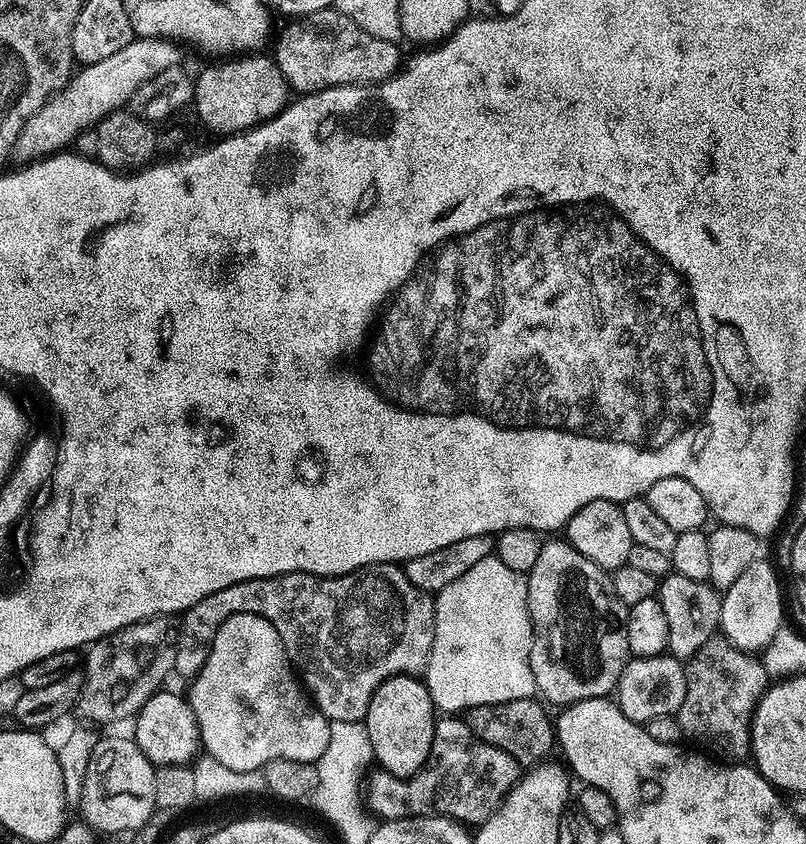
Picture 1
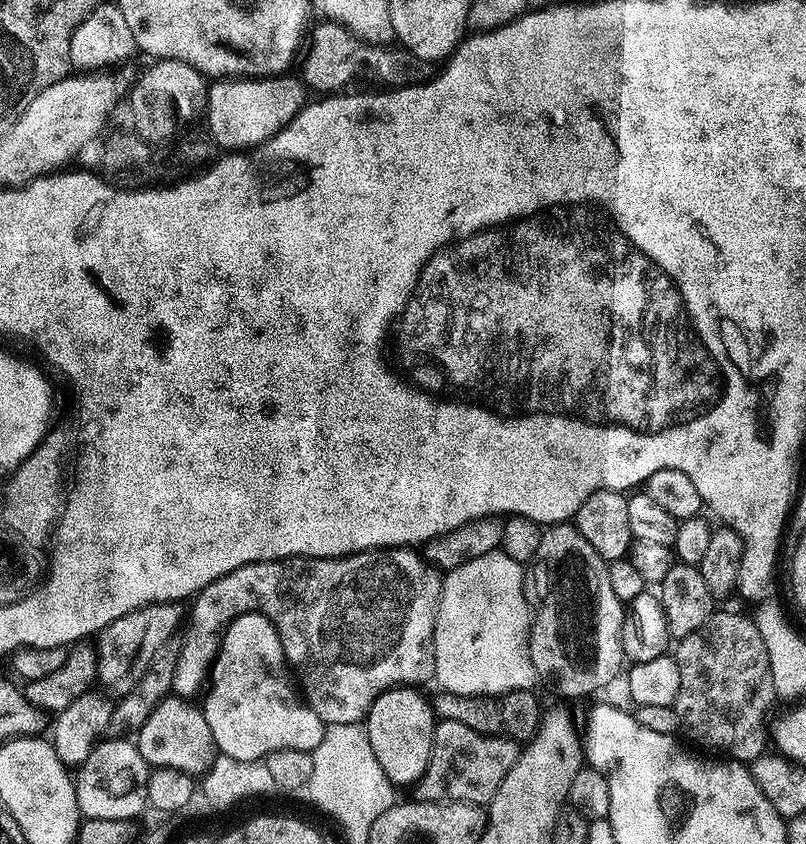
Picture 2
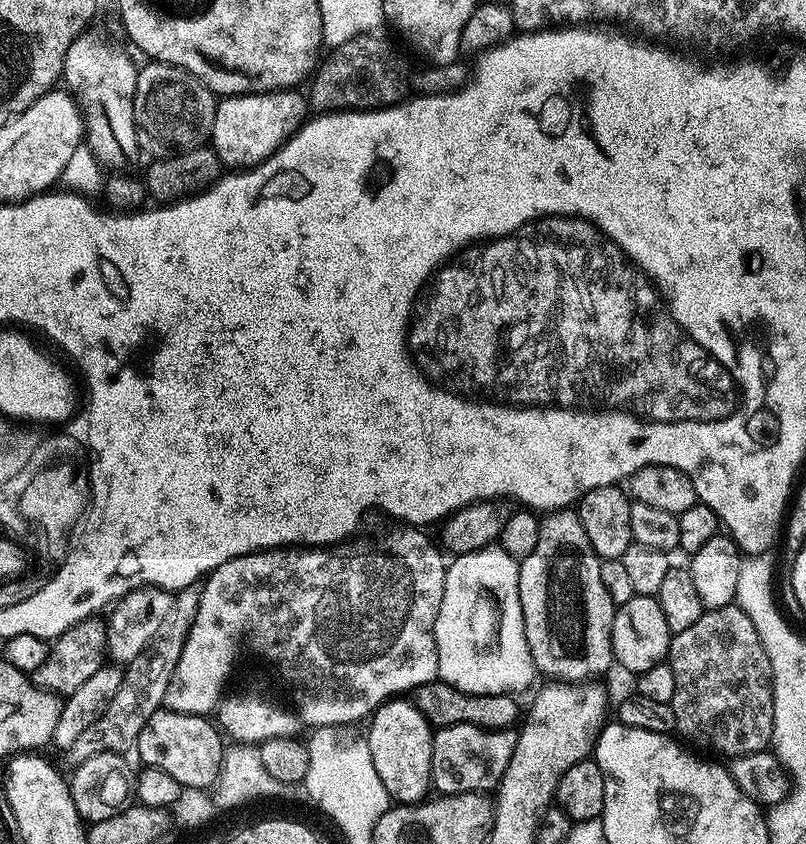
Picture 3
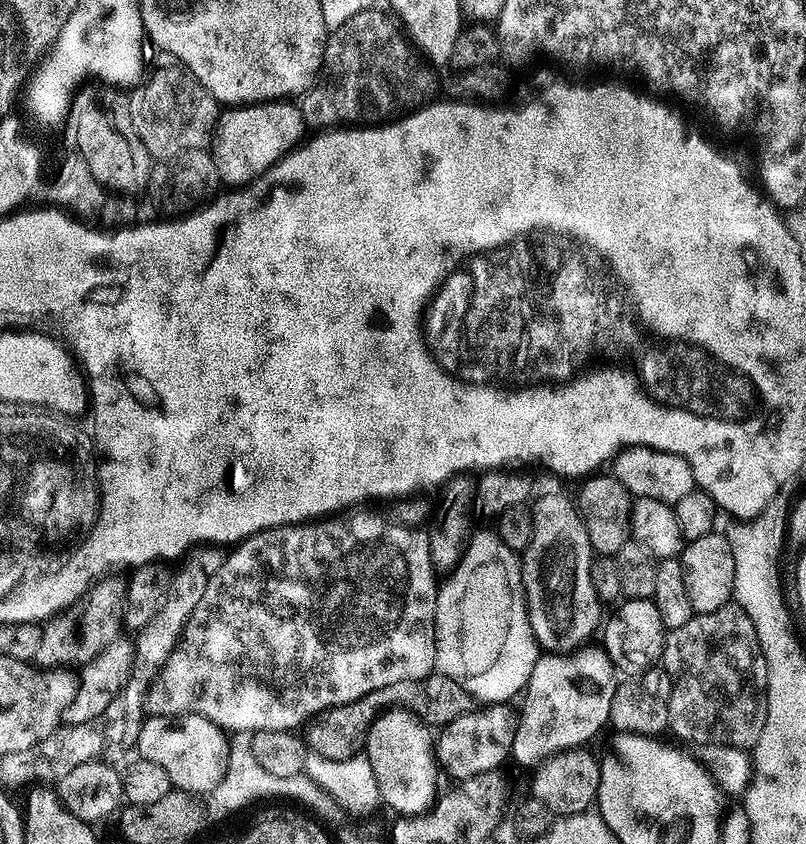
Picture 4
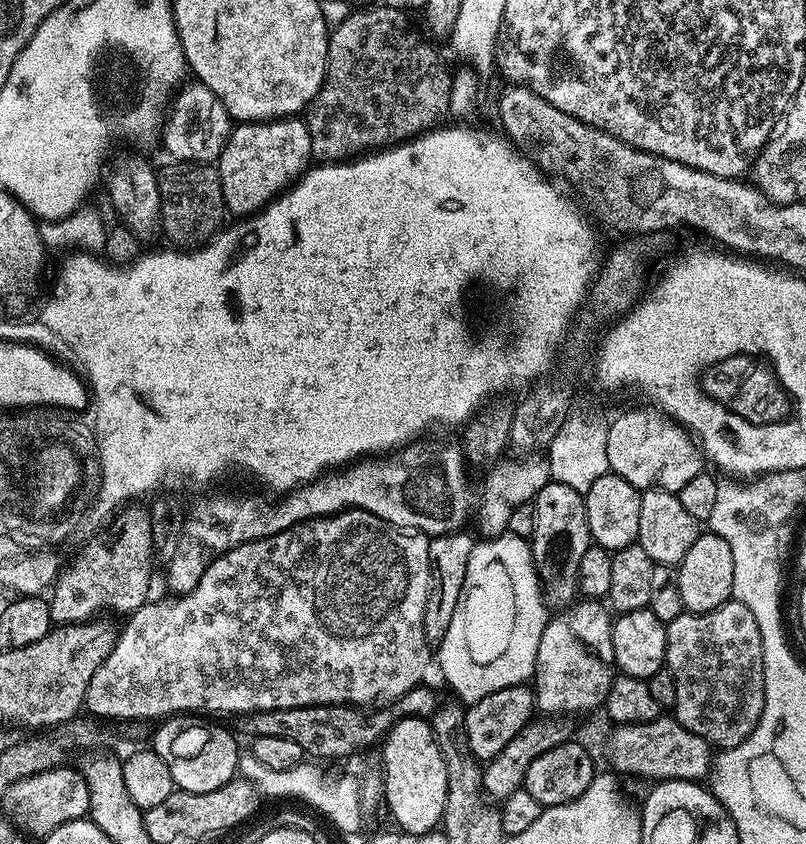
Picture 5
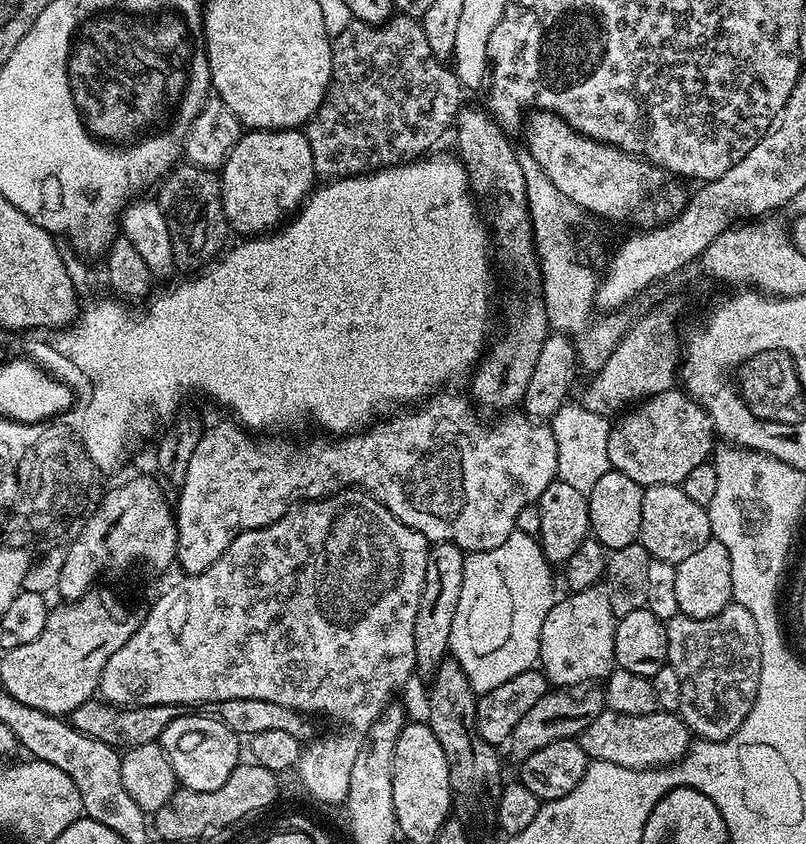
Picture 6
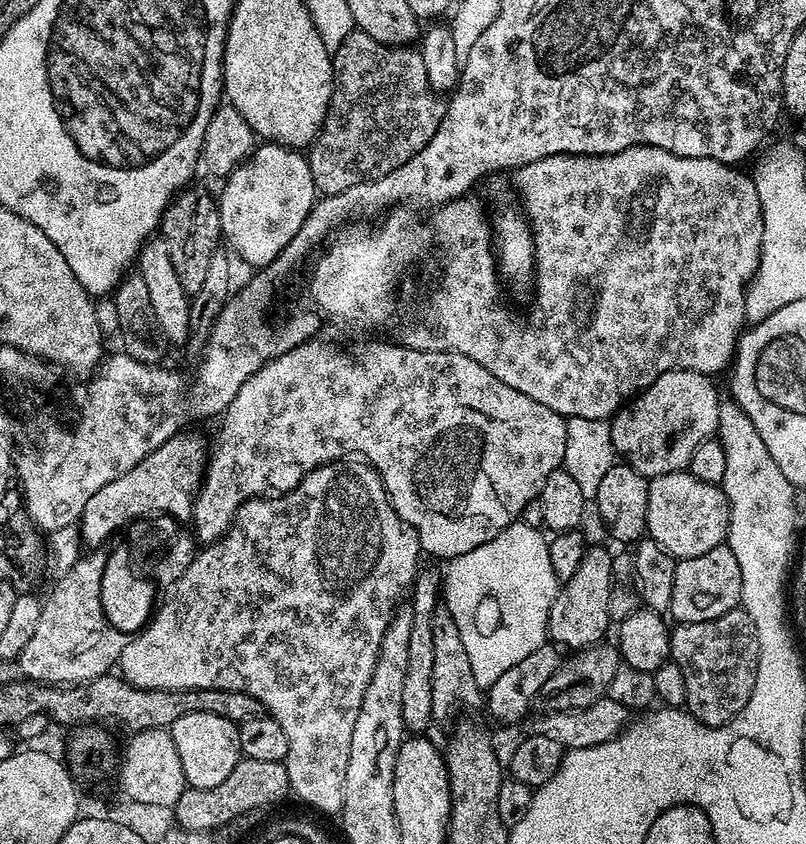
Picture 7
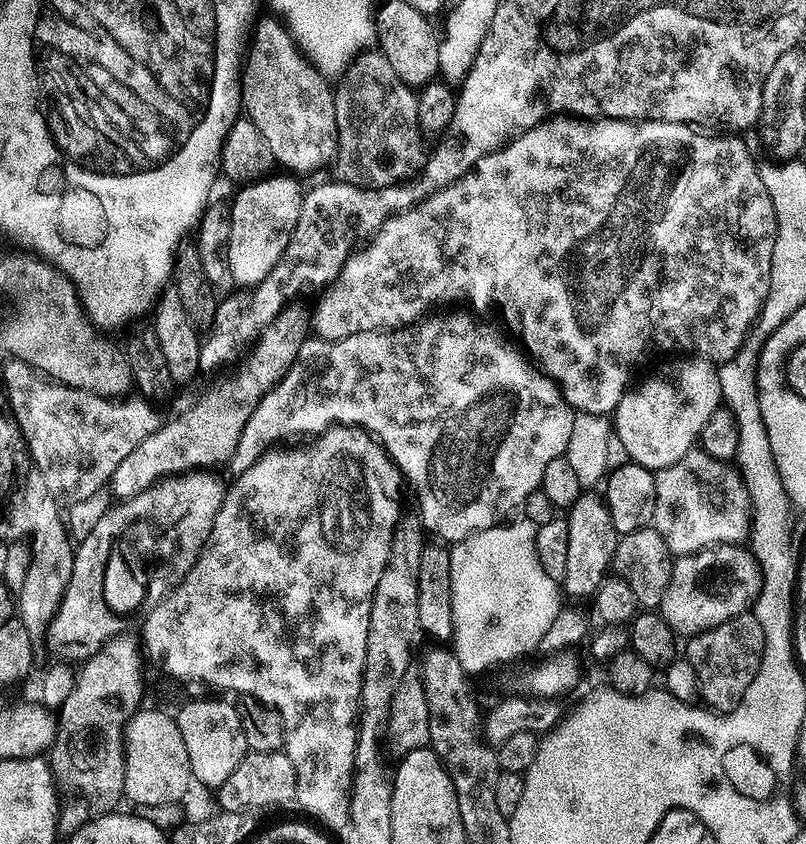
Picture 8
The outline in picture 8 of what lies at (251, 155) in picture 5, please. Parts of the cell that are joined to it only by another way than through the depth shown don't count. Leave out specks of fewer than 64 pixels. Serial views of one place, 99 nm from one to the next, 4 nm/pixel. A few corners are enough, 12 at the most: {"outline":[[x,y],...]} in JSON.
{"outline":[[295,175],[235,189],[231,283],[255,286],[282,258],[302,210]]}

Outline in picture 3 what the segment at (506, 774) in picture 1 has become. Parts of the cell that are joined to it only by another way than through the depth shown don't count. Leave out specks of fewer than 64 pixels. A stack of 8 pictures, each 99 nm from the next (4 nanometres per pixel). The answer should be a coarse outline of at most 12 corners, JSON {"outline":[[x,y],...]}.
{"outline":[[512,728],[435,729],[431,787],[446,796],[495,789]]}

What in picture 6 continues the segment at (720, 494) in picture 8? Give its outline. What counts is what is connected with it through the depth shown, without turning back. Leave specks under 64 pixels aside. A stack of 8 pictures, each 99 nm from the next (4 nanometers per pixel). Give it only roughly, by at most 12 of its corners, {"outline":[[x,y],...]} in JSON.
{"outline":[[649,484],[639,543],[678,565],[713,539],[707,507]]}

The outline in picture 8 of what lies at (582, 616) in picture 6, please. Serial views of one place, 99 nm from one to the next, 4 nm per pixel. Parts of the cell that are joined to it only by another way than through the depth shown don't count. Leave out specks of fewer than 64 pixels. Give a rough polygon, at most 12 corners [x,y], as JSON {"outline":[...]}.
{"outline":[[599,495],[566,519],[562,592],[592,598],[612,568],[618,534]]}

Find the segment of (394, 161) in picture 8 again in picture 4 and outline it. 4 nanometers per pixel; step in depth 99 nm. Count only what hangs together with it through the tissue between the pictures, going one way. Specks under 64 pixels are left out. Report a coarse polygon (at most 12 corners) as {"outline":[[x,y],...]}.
{"outline":[[379,7],[331,29],[312,130],[425,107],[437,69]]}

